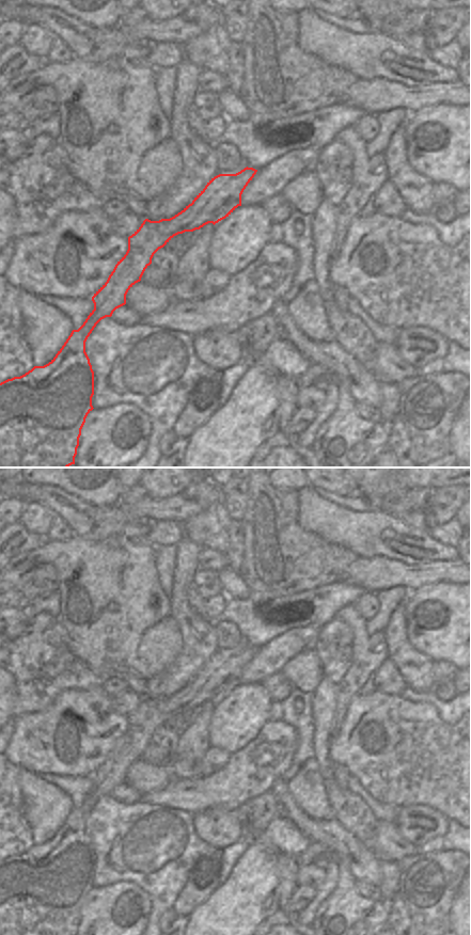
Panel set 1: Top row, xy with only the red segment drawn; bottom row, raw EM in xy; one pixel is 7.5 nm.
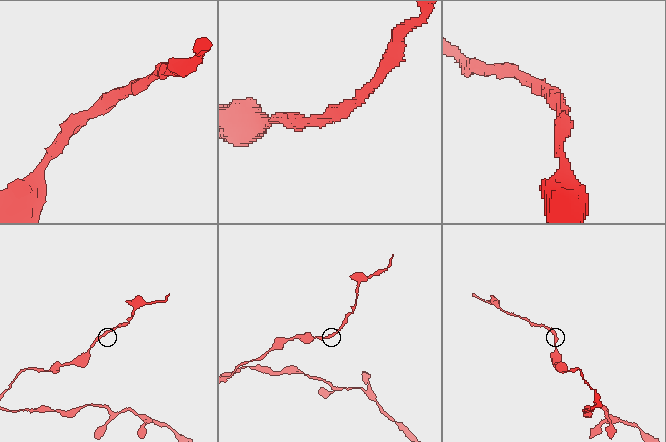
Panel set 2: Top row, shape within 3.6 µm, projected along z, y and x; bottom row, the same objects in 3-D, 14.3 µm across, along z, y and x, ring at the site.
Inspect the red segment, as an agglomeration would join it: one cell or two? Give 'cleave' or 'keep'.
keep

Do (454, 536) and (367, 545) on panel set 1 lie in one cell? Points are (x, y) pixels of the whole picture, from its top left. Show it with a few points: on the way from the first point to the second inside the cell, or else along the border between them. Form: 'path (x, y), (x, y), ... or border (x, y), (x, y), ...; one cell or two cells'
border (428, 533), (443, 544), (456, 548); two cells

